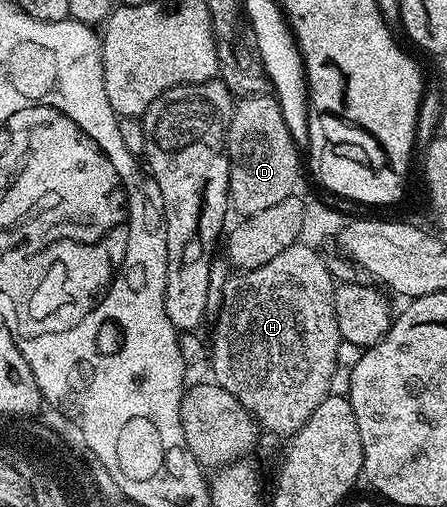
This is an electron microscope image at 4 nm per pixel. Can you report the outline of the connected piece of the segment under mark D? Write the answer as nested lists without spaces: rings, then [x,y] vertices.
[[[267,95],[264,97],[244,97],[235,100],[232,119],[228,123],[228,131],[226,132],[226,154],[230,160],[230,209],[233,212],[238,212],[237,216],[239,218],[251,217],[256,215],[256,211],[265,211],[267,207],[272,207],[284,199],[295,196],[297,189],[294,188],[298,185],[298,157],[300,157],[300,151],[296,147],[292,135],[288,135],[288,123],[284,123],[284,111],[280,111],[280,103],[277,97]]]

